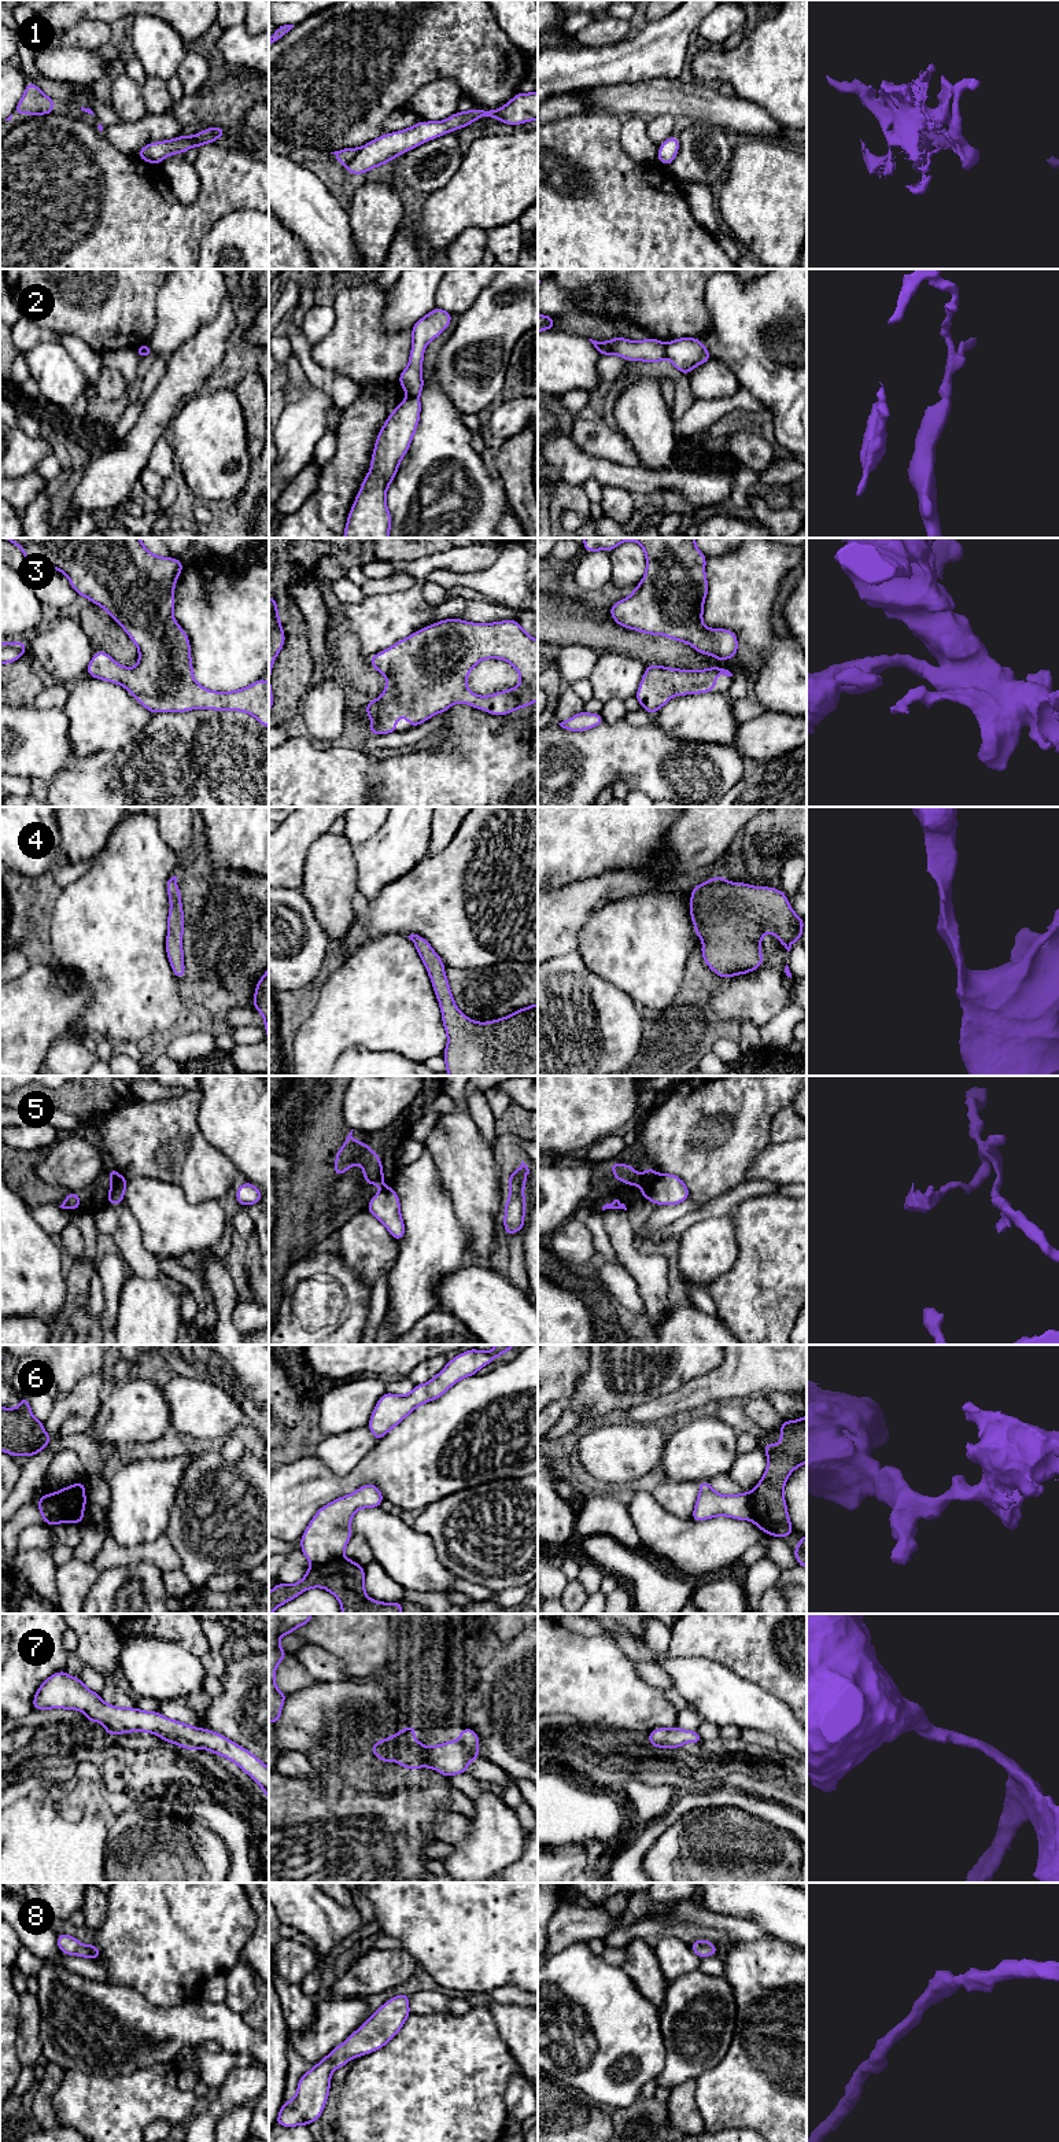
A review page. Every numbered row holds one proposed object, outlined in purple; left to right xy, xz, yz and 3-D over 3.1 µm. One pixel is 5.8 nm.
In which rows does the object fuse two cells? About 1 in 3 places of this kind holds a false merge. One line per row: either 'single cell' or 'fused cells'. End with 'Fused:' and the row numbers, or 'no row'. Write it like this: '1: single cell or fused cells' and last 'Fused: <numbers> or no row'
1: single cell
2: fused cells
3: single cell
4: single cell
5: fused cells
6: fused cells
7: single cell
8: single cell
Fused: 2, 5, 6

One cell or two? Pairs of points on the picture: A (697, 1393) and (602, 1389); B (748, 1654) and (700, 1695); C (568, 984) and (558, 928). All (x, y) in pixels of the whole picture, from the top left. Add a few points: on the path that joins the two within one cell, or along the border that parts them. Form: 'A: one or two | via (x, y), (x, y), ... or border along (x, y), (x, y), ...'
A: two | border along (700, 1376), (692, 1378), (679, 1387), (641, 1404)
B: two | border along (700, 1656), (715, 1659), (757, 1685)
C: two | border along (575, 950), (552, 958)

